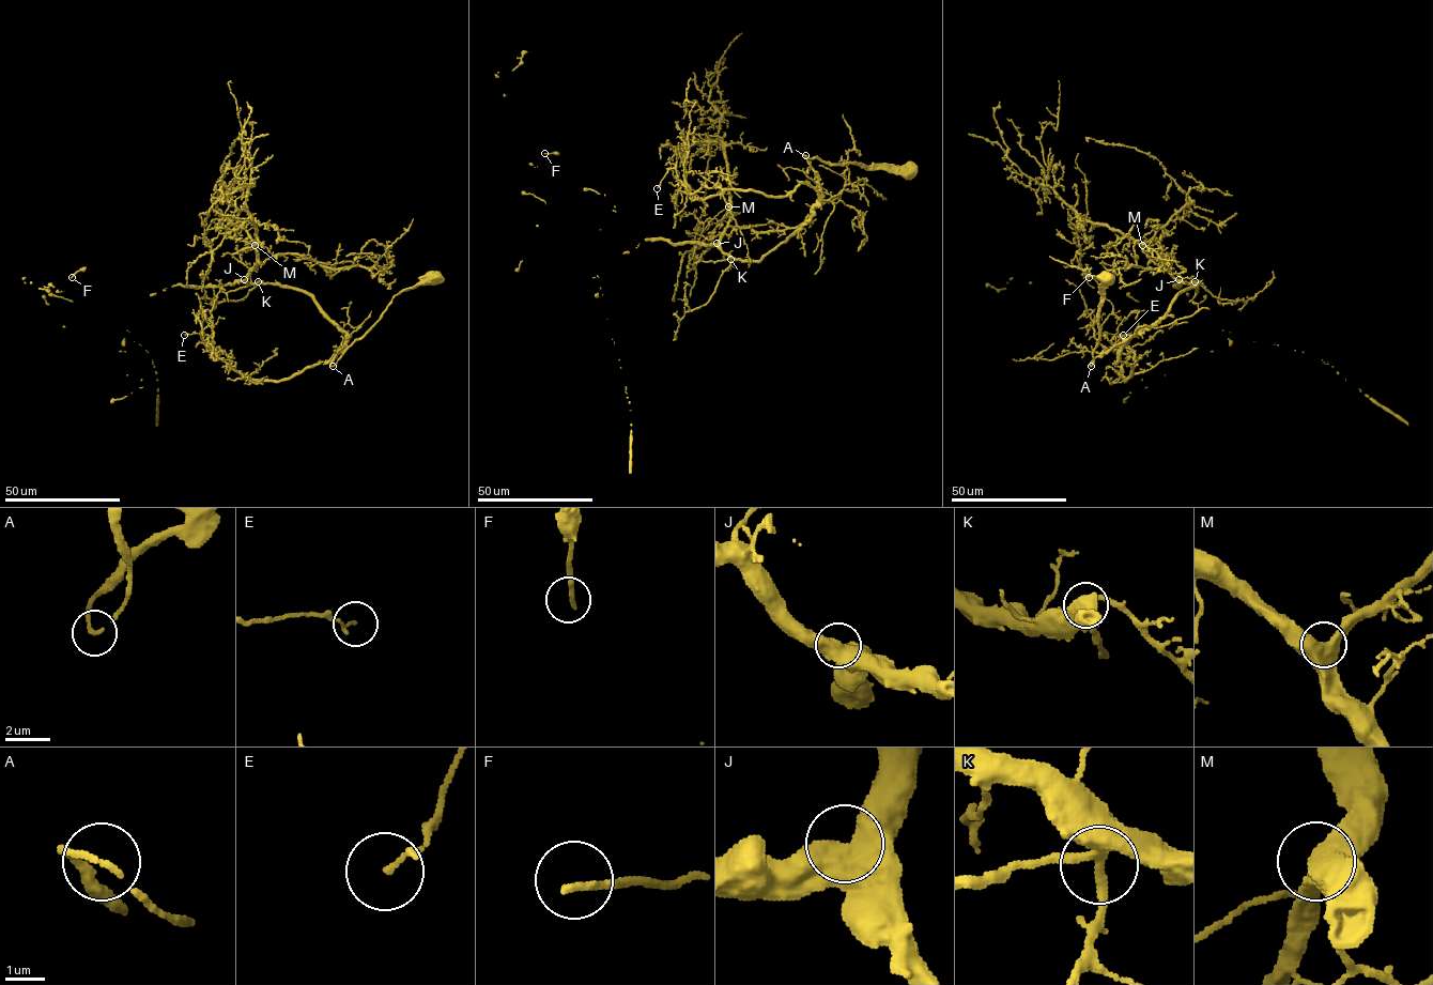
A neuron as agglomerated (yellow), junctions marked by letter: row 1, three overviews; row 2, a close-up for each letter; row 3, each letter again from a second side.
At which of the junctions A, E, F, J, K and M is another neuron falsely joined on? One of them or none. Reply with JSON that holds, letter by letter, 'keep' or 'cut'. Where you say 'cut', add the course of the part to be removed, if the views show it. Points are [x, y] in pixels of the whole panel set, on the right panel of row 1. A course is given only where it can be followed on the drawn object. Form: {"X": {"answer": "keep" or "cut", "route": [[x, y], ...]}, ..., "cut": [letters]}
{"A": {"answer": "keep"}, "E": {"answer": "keep"}, "F": {"answer": "keep"}, "J": {"answer": "keep"}, "K": {"answer": "keep"}, "M": {"answer": "keep"}, "cut": []}

